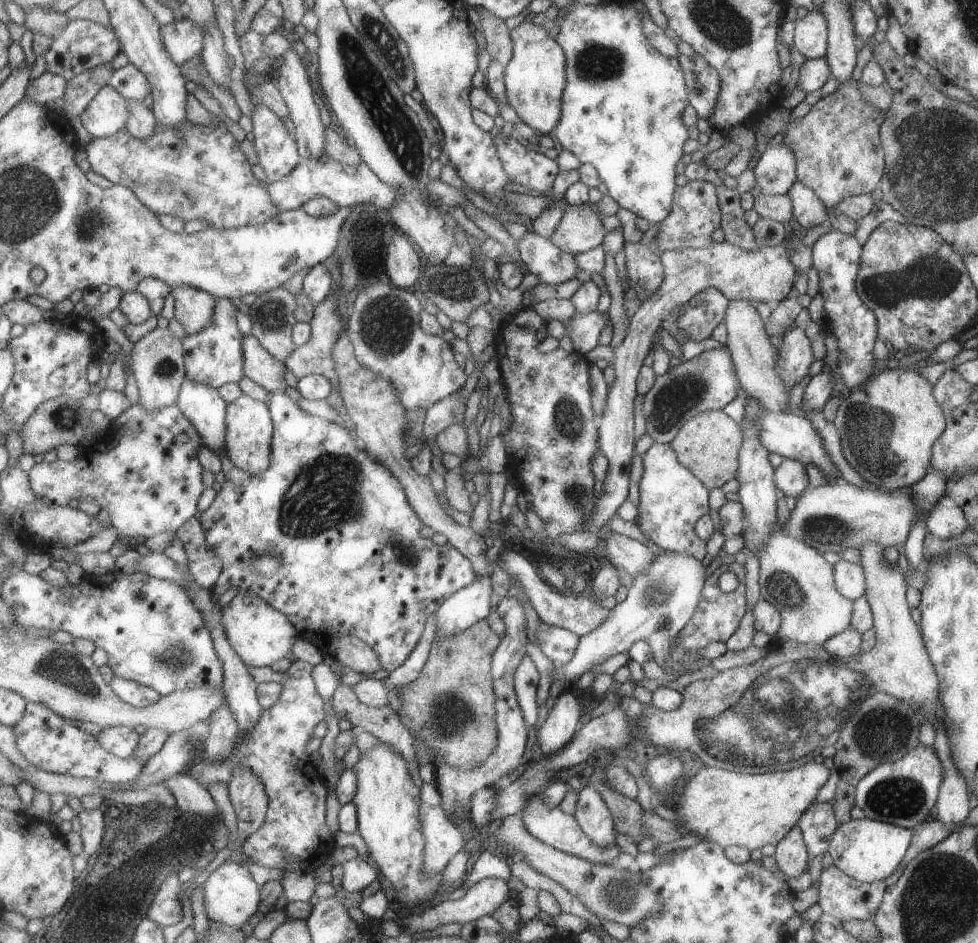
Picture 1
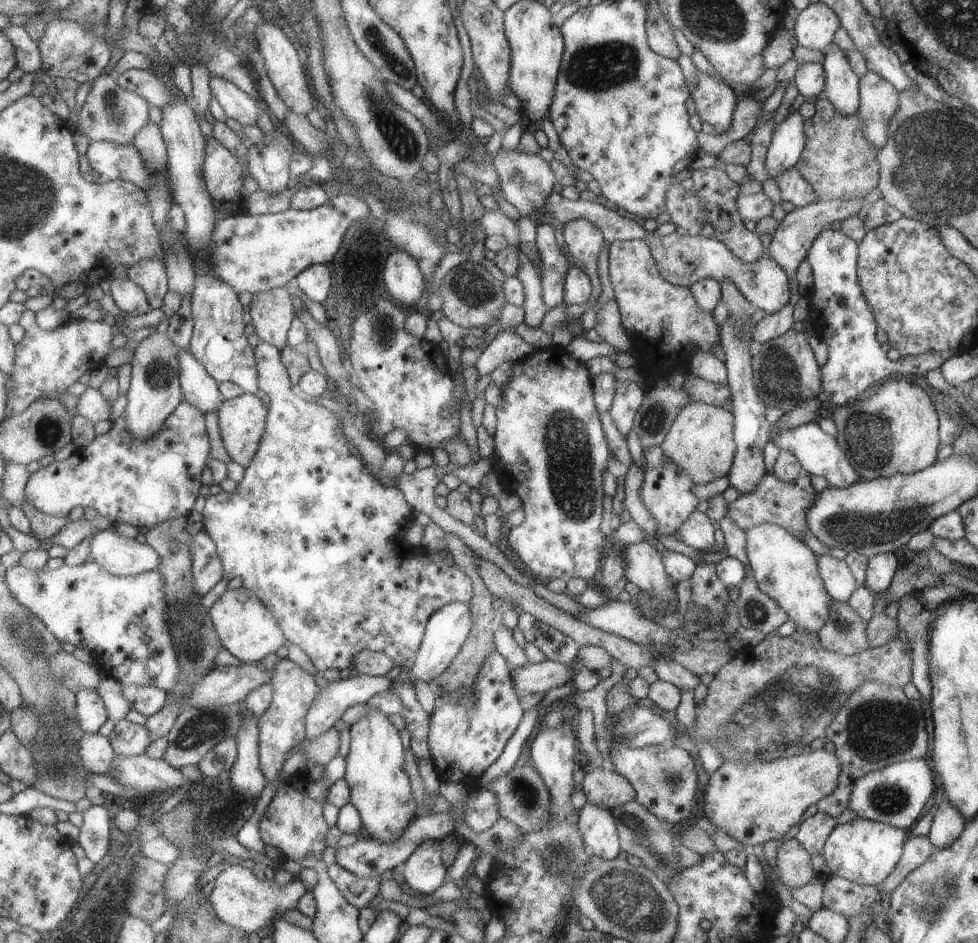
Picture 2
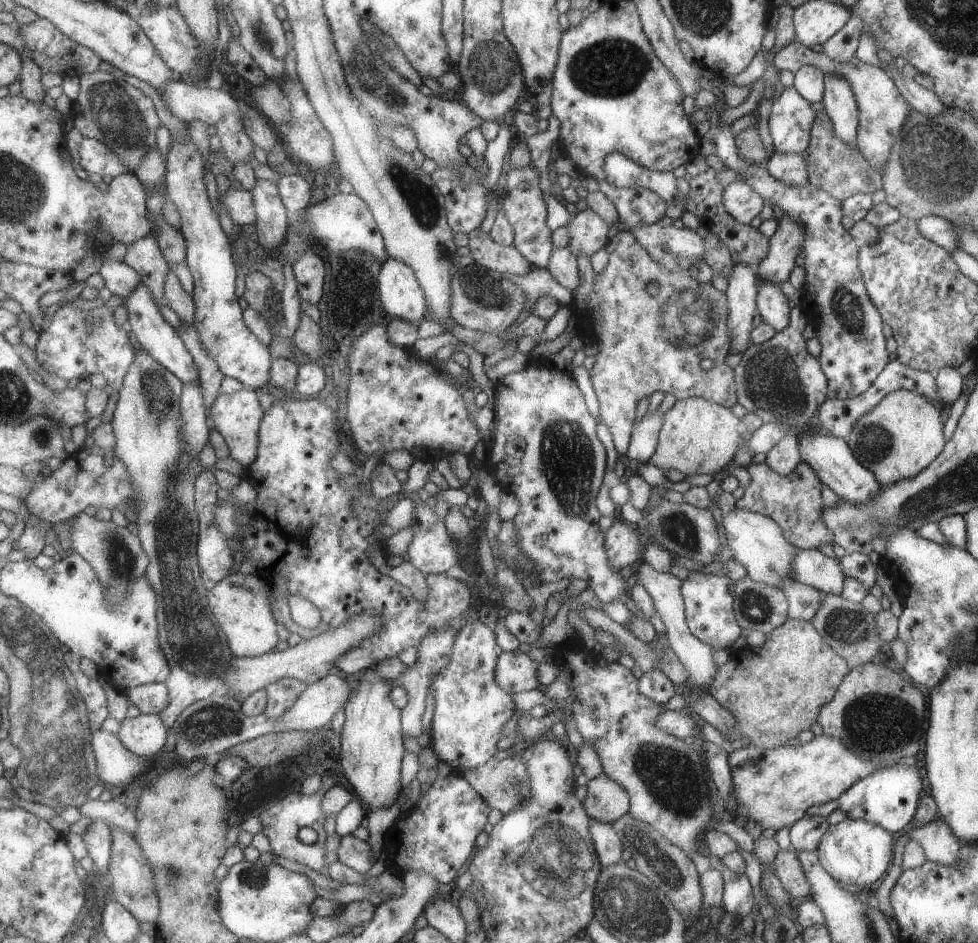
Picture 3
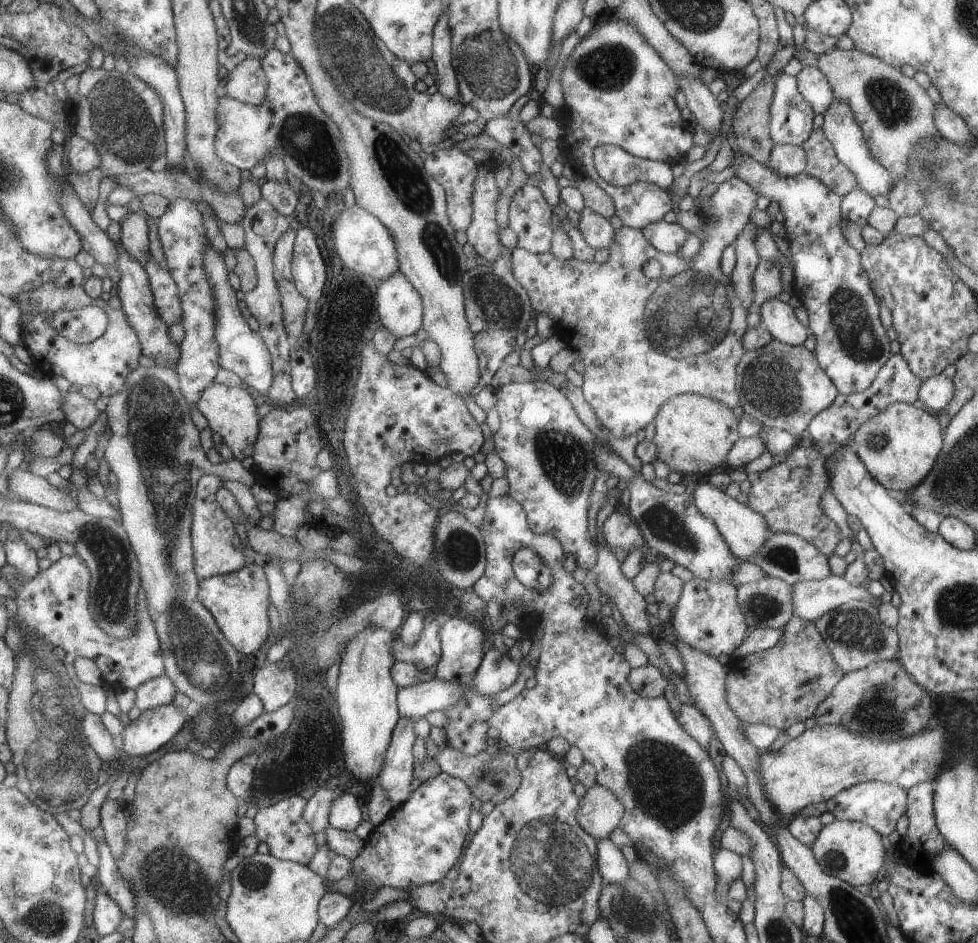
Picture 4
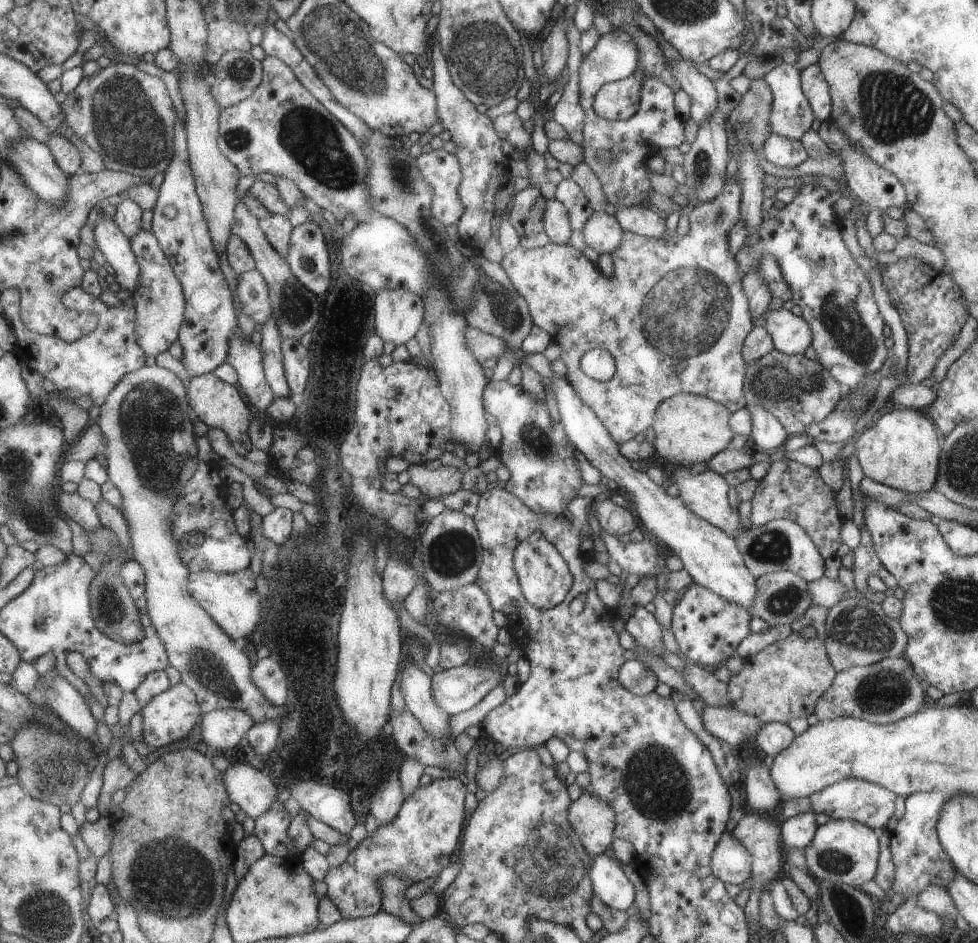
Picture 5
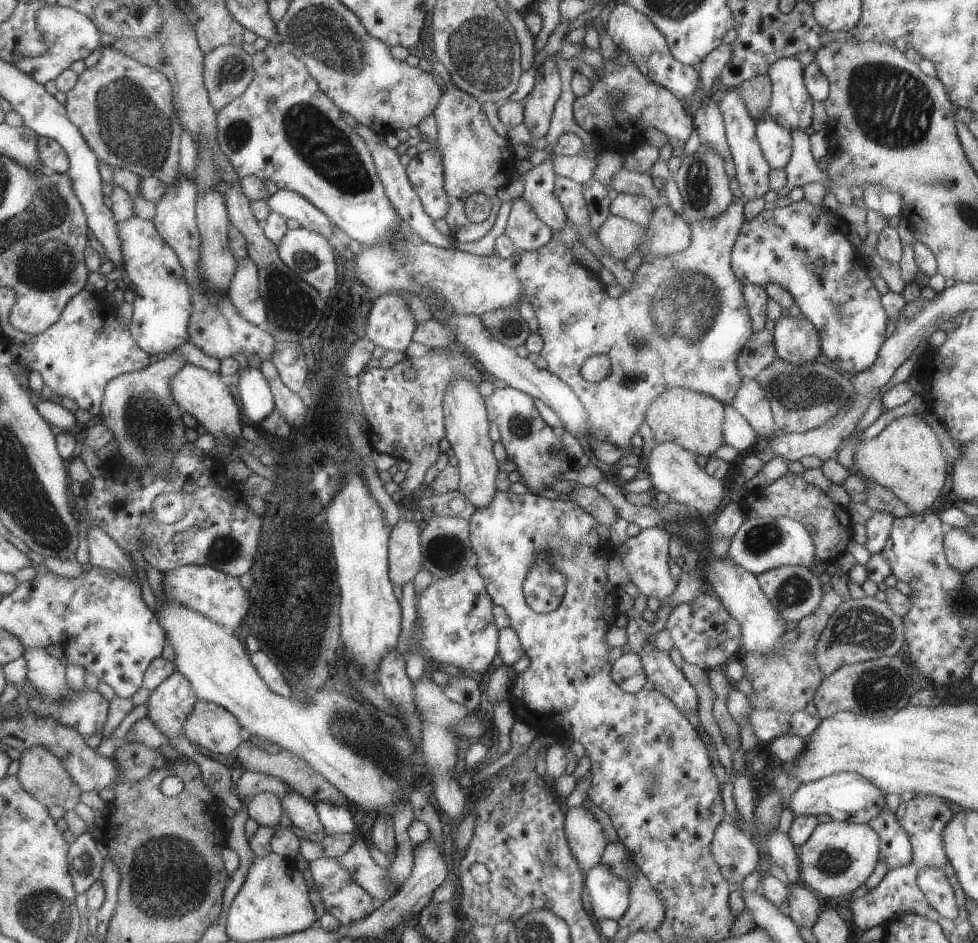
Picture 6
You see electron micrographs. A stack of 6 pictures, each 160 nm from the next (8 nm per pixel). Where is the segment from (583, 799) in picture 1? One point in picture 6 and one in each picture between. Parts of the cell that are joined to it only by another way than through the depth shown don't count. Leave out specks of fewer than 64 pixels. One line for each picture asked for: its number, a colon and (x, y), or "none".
2: (596, 825)
3: (607, 845)
4: (612, 867)
5: (608, 882)
6: (609, 896)

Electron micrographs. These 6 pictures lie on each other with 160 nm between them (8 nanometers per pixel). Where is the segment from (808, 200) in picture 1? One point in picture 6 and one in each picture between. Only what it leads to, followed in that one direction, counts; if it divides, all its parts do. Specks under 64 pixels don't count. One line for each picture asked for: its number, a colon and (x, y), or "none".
2: (793, 188)
3: (790, 169)
4: (788, 160)
5: (782, 152)
6: (774, 142)

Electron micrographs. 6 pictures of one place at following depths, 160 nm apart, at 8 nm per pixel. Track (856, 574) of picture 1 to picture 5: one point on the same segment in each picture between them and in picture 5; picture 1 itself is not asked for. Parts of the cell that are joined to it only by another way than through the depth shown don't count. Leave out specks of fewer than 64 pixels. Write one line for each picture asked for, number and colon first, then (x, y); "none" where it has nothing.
2: (837, 580)
3: (810, 567)
4: (787, 557)
5: (780, 545)

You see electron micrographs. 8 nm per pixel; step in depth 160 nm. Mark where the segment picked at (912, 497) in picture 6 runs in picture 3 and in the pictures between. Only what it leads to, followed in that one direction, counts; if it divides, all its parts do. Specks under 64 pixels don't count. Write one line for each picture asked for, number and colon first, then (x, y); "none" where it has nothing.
3: (901, 434)
4: (898, 446)
5: (901, 449)

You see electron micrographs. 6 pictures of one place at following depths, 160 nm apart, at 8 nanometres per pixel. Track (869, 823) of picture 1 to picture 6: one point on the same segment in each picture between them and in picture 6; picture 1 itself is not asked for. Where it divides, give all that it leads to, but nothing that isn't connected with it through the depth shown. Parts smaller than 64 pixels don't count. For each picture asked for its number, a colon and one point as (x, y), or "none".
2: (864, 852)
3: (853, 851)
4: (851, 851)
5: (843, 852)
6: (838, 856)

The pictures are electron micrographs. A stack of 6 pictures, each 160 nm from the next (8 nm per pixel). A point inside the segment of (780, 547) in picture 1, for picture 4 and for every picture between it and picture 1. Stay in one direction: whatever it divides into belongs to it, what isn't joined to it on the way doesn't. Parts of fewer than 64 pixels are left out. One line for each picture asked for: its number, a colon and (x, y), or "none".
2: (784, 568)
3: (757, 543)
4: (743, 530)

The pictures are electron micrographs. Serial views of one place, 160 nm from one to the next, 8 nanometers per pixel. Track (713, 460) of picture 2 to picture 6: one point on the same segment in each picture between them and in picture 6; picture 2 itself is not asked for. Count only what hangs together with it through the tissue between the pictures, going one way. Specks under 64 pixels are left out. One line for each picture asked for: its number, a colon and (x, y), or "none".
3: (697, 437)
4: (692, 433)
5: (689, 429)
6: (692, 420)

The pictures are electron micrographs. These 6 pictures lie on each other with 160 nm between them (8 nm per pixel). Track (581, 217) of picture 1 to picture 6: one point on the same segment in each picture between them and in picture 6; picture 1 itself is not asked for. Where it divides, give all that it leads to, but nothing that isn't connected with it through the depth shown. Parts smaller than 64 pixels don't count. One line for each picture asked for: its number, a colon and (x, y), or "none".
2: (583, 241)
3: (586, 231)
4: (597, 232)
5: (601, 232)
6: (668, 233)

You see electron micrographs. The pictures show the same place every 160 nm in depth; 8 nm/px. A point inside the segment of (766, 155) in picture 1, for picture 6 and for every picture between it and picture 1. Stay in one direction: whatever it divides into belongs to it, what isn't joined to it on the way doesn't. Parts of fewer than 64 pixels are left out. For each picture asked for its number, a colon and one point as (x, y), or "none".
2: (784, 151)
3: (789, 123)
4: (790, 119)
5: (790, 116)
6: (790, 106)

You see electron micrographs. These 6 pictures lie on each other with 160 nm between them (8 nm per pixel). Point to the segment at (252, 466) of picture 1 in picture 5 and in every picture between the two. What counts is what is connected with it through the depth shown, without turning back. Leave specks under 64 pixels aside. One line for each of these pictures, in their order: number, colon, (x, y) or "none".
2: (243, 421)
3: (238, 416)
4: (231, 412)
5: (218, 404)

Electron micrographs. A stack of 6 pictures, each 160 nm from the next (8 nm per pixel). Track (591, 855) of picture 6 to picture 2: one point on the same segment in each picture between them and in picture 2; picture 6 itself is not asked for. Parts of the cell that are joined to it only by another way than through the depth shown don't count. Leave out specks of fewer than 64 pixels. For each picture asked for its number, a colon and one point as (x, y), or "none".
2: (602, 786)
3: (606, 800)
4: (599, 810)
5: (593, 822)

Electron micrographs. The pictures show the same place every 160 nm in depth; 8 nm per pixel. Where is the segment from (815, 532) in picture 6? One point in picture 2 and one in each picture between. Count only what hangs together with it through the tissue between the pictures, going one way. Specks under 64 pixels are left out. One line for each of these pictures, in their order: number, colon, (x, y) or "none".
2: (784, 504)
3: (793, 501)
4: (787, 495)
5: (790, 490)

